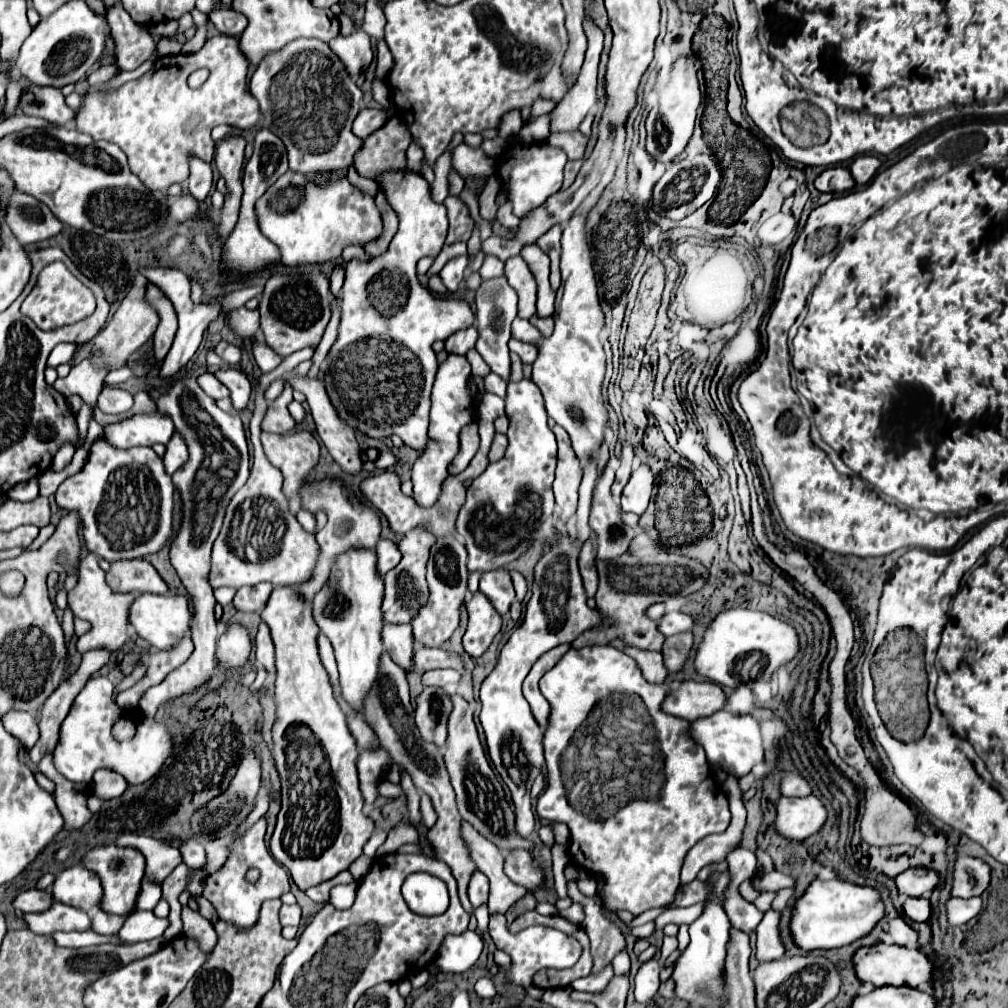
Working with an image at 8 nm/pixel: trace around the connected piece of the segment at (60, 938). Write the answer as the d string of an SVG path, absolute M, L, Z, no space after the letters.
M53 932L53 942L65 948L83 948L103 944L103 936L95 932Z

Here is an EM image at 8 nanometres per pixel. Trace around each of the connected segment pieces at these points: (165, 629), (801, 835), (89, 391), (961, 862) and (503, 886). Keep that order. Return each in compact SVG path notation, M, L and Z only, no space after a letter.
M141 594L131 608L129 622L135 628L135 632L149 640L151 646L157 650L173 650L185 636L191 634L191 624L193 624L193 610L191 610L191 600L187 596L175 596L175 594Z
M779 798L777 832L791 840L805 840L817 834L827 822L827 808L819 798Z
M85 358L83 362L79 362L71 368L67 378L57 378L53 388L59 390L63 396L79 394L85 402L95 406L97 396L105 384L105 378L109 372L111 372L111 368L105 368L105 364Z
M959 856L953 872L953 890L951 896L973 898L981 896L991 882L991 868L981 858Z
M489 844L489 864L483 864L483 874L491 882L489 890L489 914L505 914L517 900L521 900L529 890L519 884L513 884L505 876L505 858L503 854Z

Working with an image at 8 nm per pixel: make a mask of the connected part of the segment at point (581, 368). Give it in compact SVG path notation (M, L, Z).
M575 212L563 228L560 258L560 288L563 288L563 298L559 304L559 312L555 314L553 334L545 338L529 320L513 320L513 338L531 342L537 348L531 380L543 392L545 410L549 418L553 418L561 428L567 430L573 450L583 466L597 456L597 450L605 440L605 430L609 428L609 414L601 398L607 360L599 342L599 332L605 326L605 318L597 298L597 282L585 224L587 218L581 212Z

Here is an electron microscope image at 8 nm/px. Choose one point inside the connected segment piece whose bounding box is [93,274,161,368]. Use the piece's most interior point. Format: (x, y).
(135, 322)

